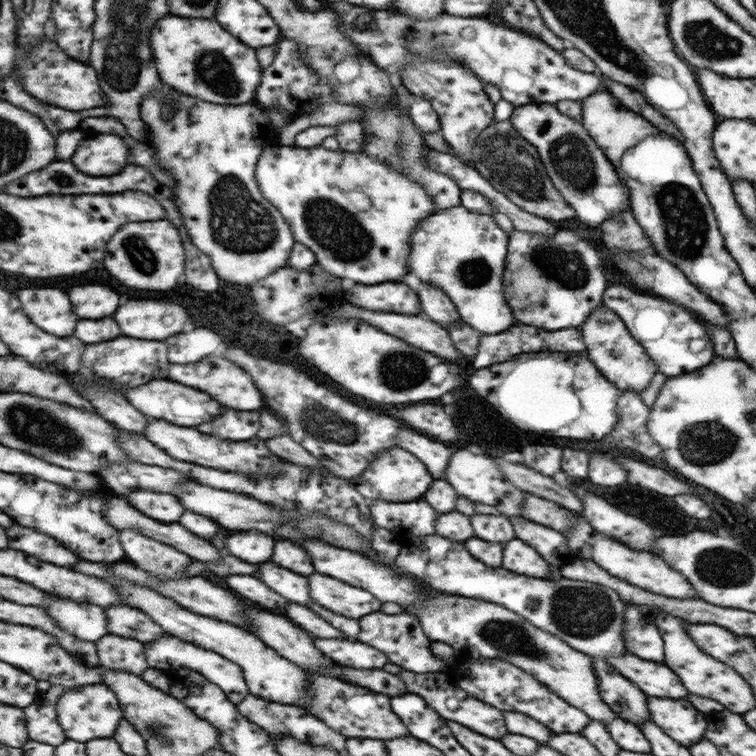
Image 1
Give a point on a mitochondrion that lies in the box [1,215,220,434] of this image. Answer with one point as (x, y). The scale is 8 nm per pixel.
(136, 247)

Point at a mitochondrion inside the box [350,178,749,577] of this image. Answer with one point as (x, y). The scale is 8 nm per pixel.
(686, 228)

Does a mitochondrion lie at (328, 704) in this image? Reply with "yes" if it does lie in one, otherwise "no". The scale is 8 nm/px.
yes

